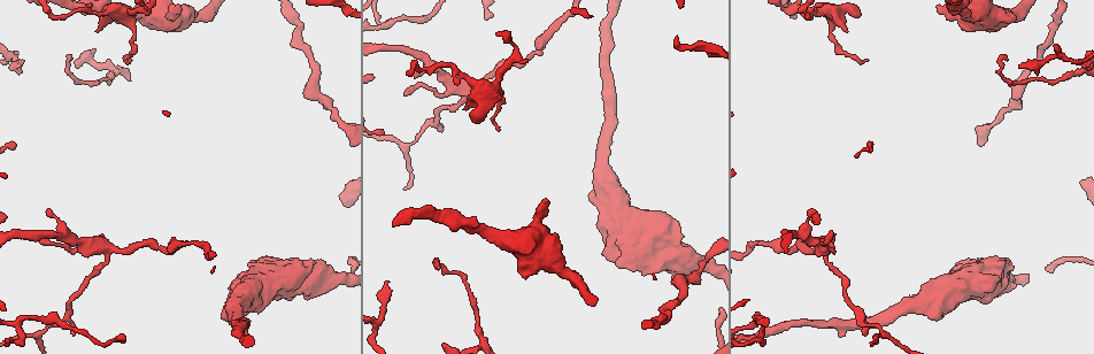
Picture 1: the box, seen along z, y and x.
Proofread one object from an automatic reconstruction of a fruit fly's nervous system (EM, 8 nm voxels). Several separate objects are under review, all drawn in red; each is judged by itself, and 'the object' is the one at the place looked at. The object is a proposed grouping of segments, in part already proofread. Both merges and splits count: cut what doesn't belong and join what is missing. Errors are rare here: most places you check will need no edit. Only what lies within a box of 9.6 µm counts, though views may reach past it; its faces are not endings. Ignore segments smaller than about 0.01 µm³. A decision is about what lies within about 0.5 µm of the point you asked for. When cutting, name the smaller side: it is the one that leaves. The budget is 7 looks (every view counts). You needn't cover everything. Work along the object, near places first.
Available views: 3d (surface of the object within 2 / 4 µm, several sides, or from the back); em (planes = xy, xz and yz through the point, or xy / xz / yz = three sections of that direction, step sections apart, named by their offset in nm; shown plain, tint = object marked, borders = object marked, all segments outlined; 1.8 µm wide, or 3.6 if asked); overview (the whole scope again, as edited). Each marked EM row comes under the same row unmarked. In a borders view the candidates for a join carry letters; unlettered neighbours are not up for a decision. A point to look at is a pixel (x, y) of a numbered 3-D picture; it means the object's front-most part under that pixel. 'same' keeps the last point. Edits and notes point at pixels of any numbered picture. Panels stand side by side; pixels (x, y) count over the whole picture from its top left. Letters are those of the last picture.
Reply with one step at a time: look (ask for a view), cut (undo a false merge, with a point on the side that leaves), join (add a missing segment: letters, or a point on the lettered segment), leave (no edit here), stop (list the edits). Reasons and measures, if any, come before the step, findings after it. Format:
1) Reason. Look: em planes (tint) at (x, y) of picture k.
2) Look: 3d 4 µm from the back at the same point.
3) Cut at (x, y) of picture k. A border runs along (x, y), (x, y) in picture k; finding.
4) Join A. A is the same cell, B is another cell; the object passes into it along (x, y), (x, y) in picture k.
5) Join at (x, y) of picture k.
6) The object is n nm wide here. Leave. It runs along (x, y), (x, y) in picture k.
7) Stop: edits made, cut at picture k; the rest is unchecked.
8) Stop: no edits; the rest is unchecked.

Abrupt turn. Look: 3d 2 µm from the back at (20, 321) of picture 1.

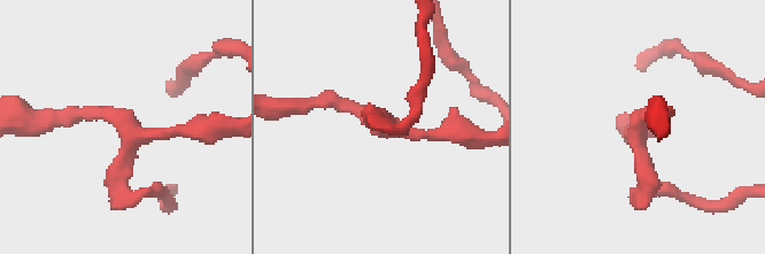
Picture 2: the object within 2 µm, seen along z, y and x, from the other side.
Now the EM. Look: em xy step 4 (tint) at (638, 134) of picture 2.

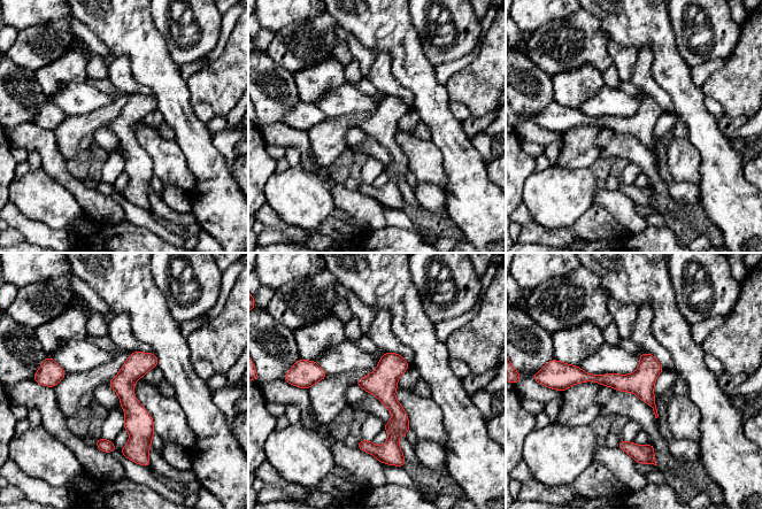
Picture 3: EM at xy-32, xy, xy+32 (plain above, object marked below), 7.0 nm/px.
Look: em planes (borders) at the same point.

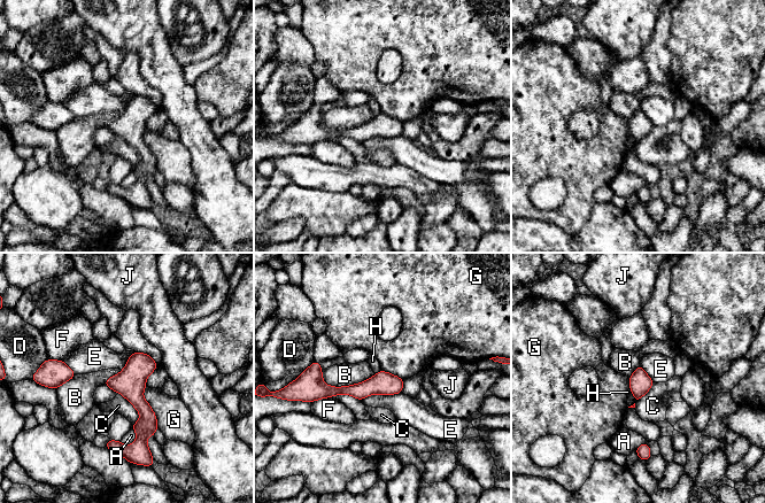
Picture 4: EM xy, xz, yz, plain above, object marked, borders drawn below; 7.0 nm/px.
Leave. A, B, C, D, E, F, G, H and J are other cells; continuous, no second neuron.

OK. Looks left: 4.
Thin neck. Look: em yz step 16 (tint) at (489, 75) of picture 1.

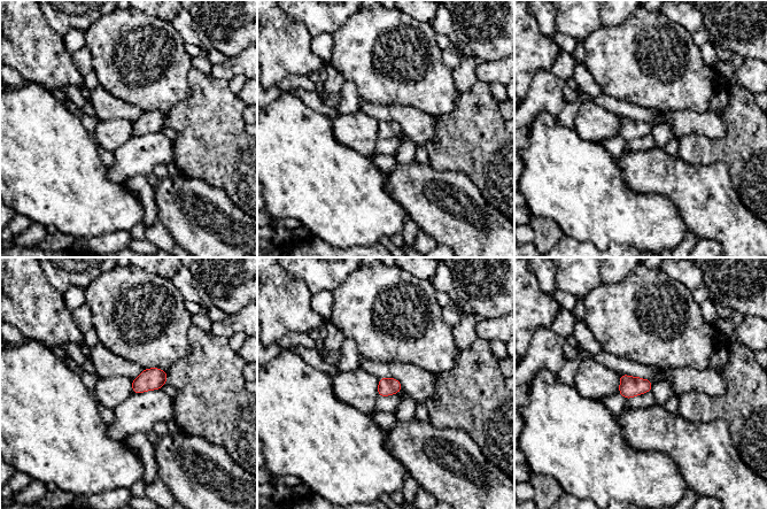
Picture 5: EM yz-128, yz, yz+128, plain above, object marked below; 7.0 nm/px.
Look: em planes (tint) at the same point.

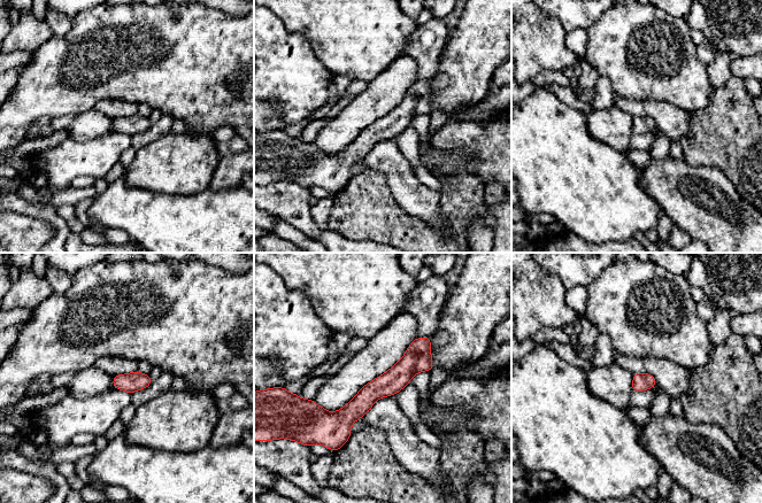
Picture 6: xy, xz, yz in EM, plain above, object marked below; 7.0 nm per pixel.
Look: em planes (borders) at the same point.

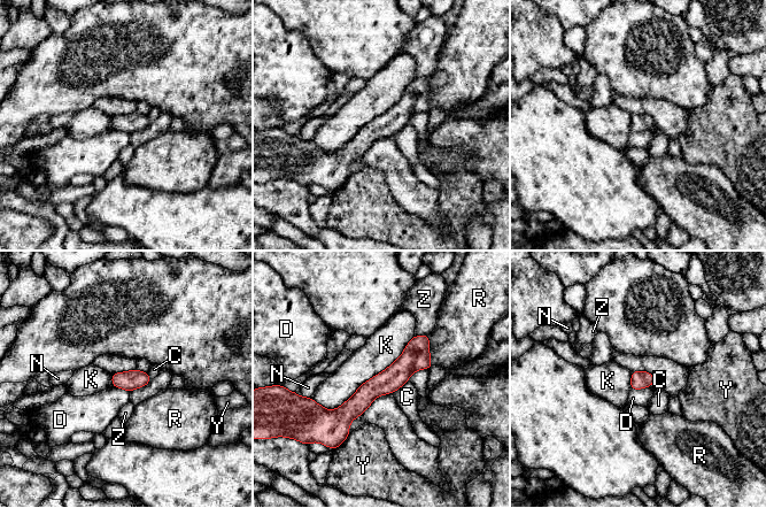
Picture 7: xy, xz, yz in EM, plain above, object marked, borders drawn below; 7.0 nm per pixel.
The object is 110 nm wide here. Leave. C, D, K, N, R, Y and Z are other cells; it runs along (425, 338), (346, 414), (323, 415) in picture 7; all the same neuron.

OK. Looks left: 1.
Stop: no edits; the rest is unchecked.

